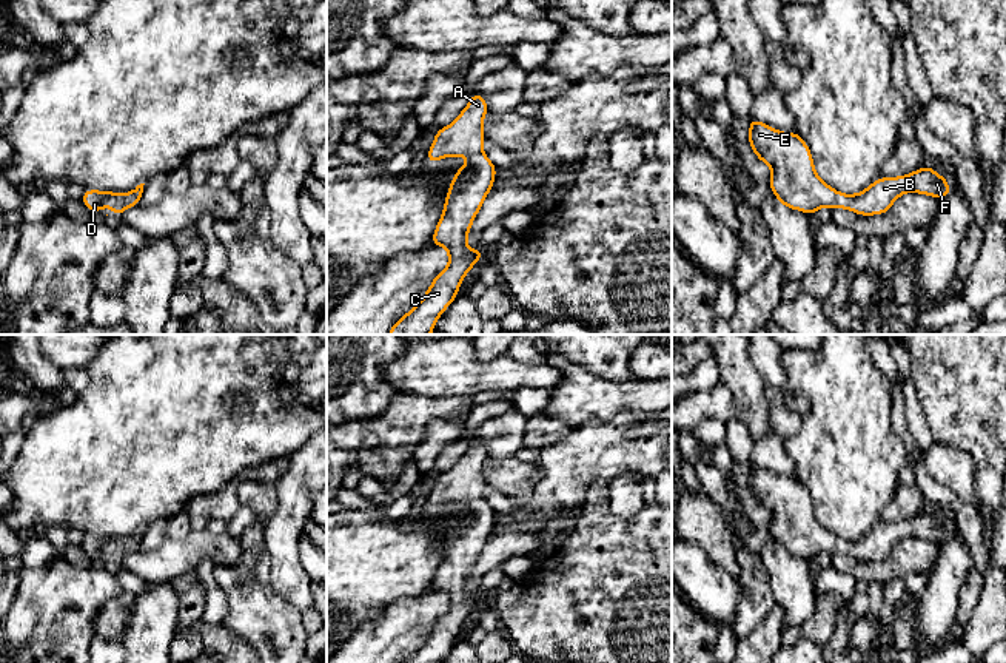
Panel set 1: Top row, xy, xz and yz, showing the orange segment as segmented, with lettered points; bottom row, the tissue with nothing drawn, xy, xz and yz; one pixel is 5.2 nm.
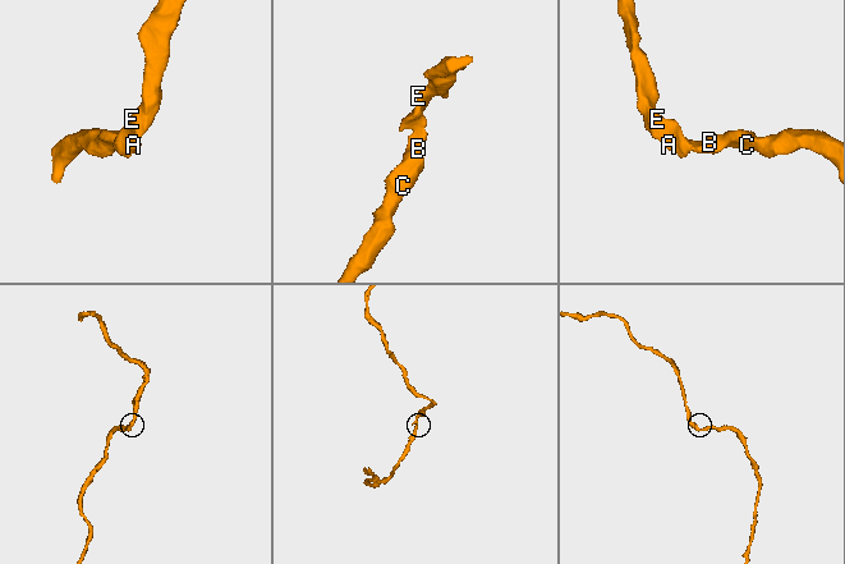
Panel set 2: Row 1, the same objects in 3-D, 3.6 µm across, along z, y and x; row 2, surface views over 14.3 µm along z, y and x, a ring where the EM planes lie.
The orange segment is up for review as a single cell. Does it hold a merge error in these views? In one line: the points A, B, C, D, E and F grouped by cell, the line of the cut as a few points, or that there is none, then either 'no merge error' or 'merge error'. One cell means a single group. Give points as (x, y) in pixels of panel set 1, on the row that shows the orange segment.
groups A B C D E F; cut none; no merge error

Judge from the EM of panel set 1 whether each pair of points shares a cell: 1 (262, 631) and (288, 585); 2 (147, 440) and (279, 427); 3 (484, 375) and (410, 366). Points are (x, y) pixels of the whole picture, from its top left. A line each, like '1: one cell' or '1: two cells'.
1: two cells
2: one cell
3: one cell

